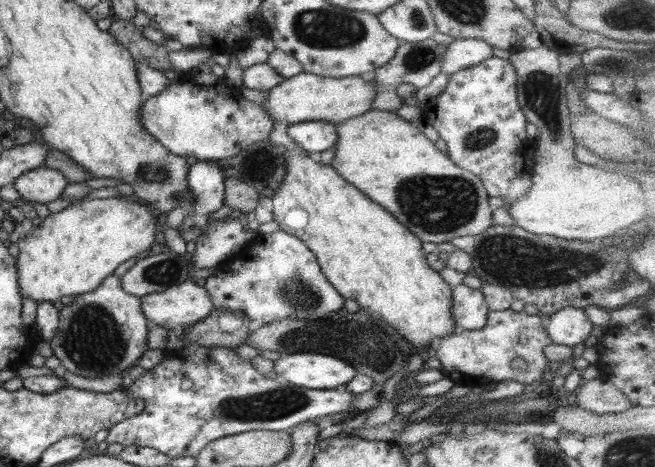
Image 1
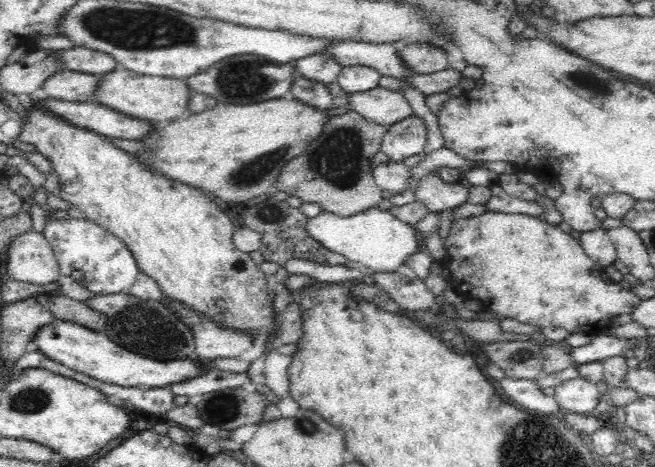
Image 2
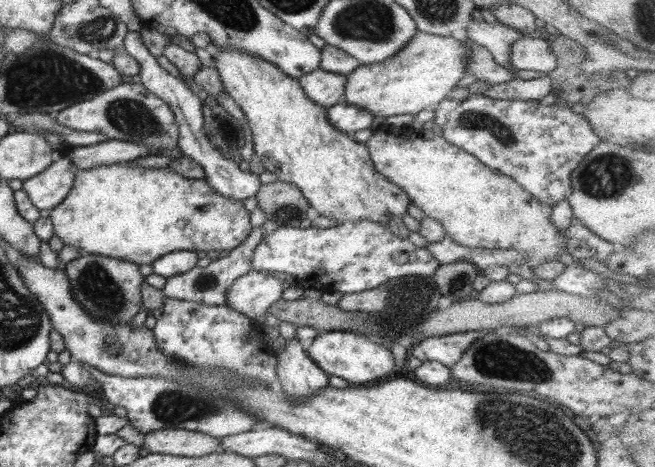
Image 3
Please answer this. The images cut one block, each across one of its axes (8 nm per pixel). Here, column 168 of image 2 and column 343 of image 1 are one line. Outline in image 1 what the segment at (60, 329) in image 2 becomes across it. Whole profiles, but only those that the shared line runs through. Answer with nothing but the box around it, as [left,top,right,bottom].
[273,354,357,390]

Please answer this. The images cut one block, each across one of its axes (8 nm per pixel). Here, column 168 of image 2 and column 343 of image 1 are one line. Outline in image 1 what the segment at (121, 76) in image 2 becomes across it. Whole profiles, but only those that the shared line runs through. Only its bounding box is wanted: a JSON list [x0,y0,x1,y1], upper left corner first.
[263,73,377,125]

